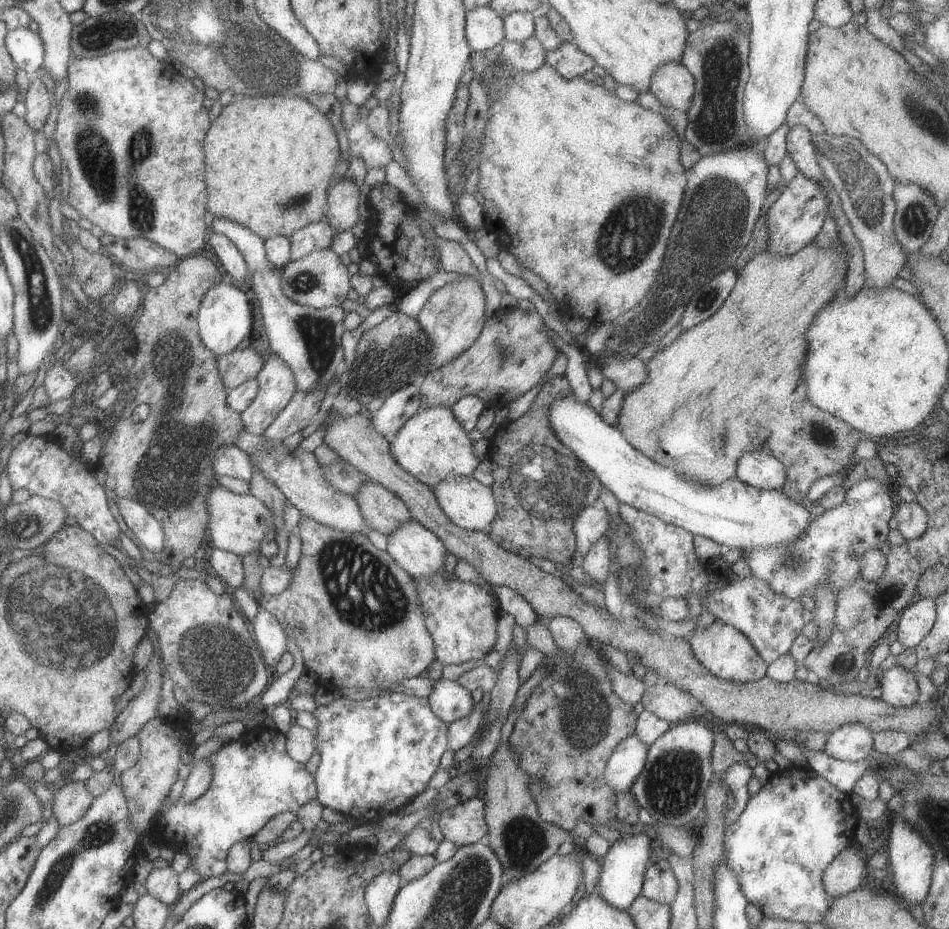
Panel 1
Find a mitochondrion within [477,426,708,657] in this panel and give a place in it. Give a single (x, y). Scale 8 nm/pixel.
(547, 482)

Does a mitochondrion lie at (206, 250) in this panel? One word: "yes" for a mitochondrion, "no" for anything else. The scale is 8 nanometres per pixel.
no

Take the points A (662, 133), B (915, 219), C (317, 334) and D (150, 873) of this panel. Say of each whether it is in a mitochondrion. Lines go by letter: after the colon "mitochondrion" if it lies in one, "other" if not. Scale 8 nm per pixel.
A: other
B: mitochondrion
C: mitochondrion
D: other

